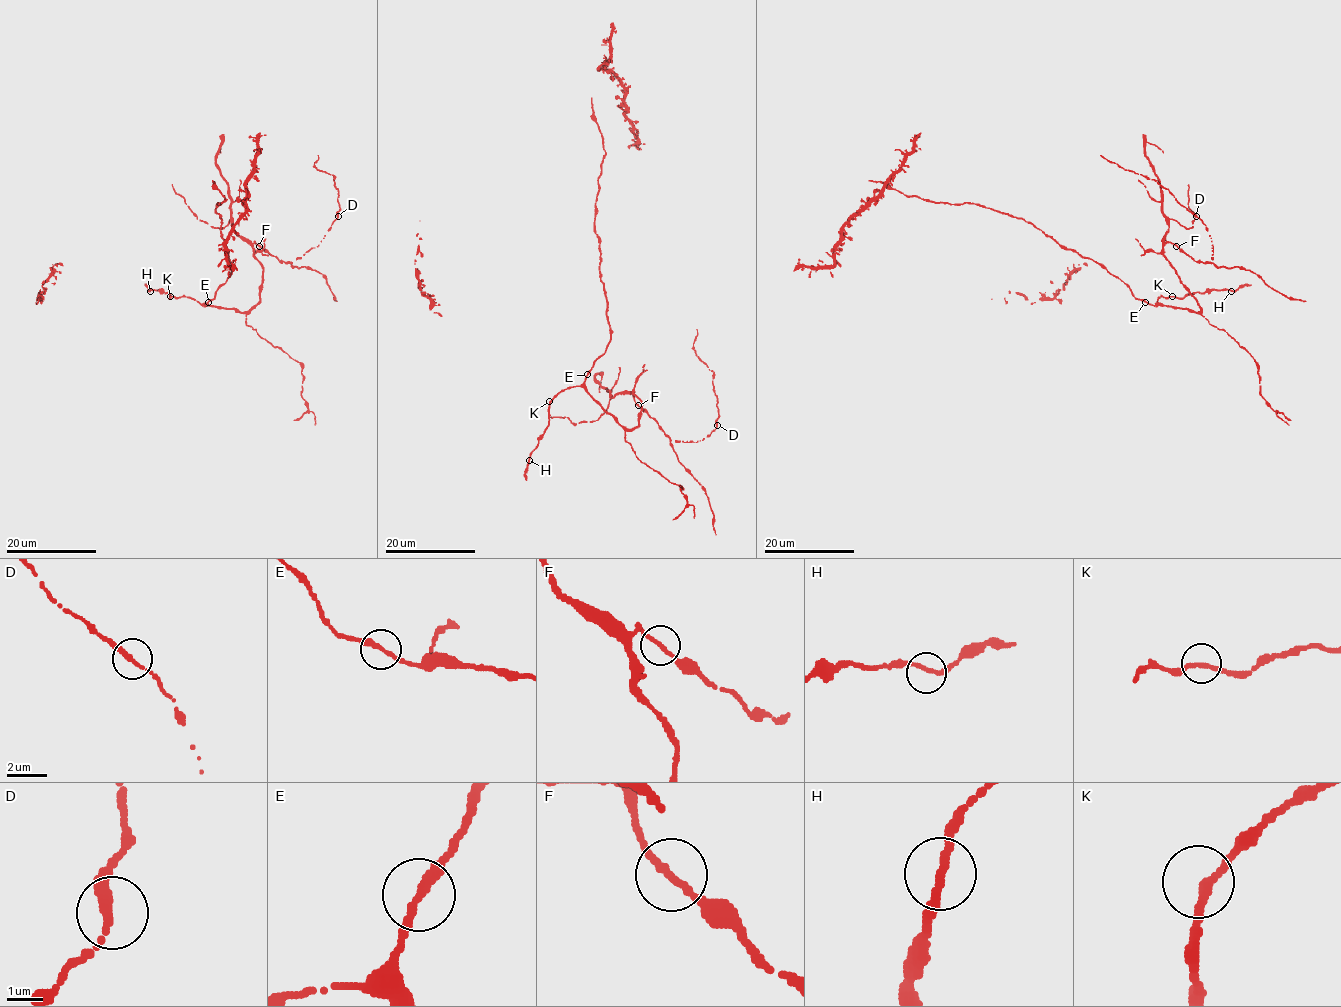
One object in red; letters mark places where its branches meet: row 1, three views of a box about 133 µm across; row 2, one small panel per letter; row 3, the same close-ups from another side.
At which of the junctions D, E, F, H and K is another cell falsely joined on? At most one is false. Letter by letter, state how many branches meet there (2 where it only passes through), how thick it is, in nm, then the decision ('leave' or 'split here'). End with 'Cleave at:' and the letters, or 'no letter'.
D: branches 2; calibre 240 nm; leave
E: branches 2; calibre 240 nm; leave
F: branches 2; calibre 200 nm; leave
H: branches 2; calibre 240 nm; leave
K: branches 2; calibre 240 nm; leave
Cleave at: no letter

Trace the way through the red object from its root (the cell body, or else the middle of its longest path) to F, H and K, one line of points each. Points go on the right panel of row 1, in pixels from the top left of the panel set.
F: (1133, 293), (1152, 305), (1188, 308), (1196, 313), (1200, 310), (1197, 300), (1163, 254), (1167, 243), (1177, 246)
H: (1133, 293), (1136, 298), (1155, 305), (1160, 297), (1183, 298), (1212, 289), (1231, 291)
K: (1133, 293), (1152, 305), (1160, 297), (1172, 296)

